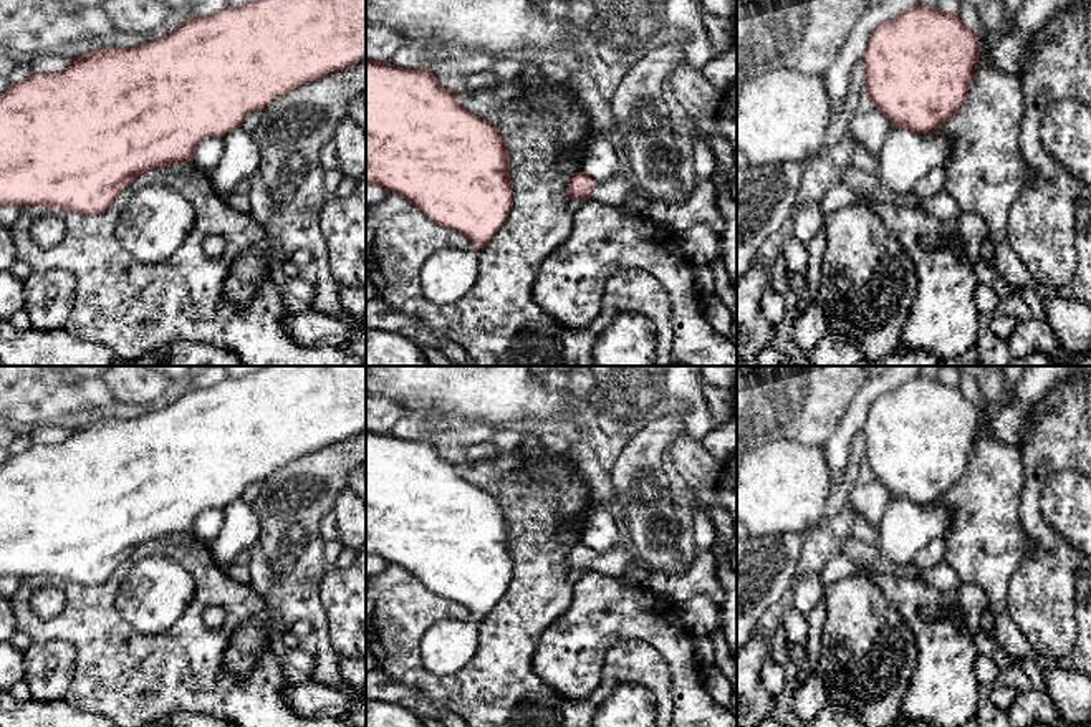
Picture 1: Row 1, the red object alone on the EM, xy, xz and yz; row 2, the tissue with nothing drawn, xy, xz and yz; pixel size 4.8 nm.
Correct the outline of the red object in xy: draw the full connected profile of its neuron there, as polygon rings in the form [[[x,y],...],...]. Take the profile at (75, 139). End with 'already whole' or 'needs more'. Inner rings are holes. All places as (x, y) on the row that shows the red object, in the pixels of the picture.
[[[255,0],[242,7],[228,7],[212,17],[197,17],[169,35],[136,48],[96,48],[76,58],[60,73],[33,73],[25,81],[12,83],[0,94],[0,205],[28,209],[33,205],[58,207],[76,214],[99,215],[139,176],[162,166],[194,162],[197,146],[212,136],[227,136],[238,129],[253,111],[263,111],[275,99],[303,84],[349,68],[366,58],[366,0]]]; already whole

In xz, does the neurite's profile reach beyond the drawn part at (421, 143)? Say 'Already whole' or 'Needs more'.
Already whole

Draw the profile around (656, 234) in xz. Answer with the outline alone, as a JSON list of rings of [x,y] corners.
[[[586,199],[573,214],[571,235],[538,268],[531,296],[555,323],[584,331],[598,316],[604,282],[629,267],[651,272],[669,291],[672,364],[737,366],[733,341],[717,335],[702,315],[694,267],[682,253],[677,232],[649,217],[631,219],[613,205]]]

